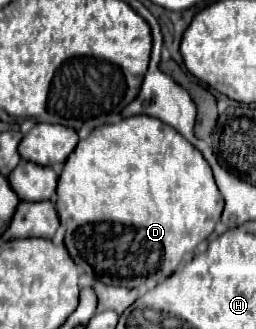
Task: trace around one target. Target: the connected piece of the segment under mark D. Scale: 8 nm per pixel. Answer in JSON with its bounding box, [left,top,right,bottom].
[56,114,224,288]

